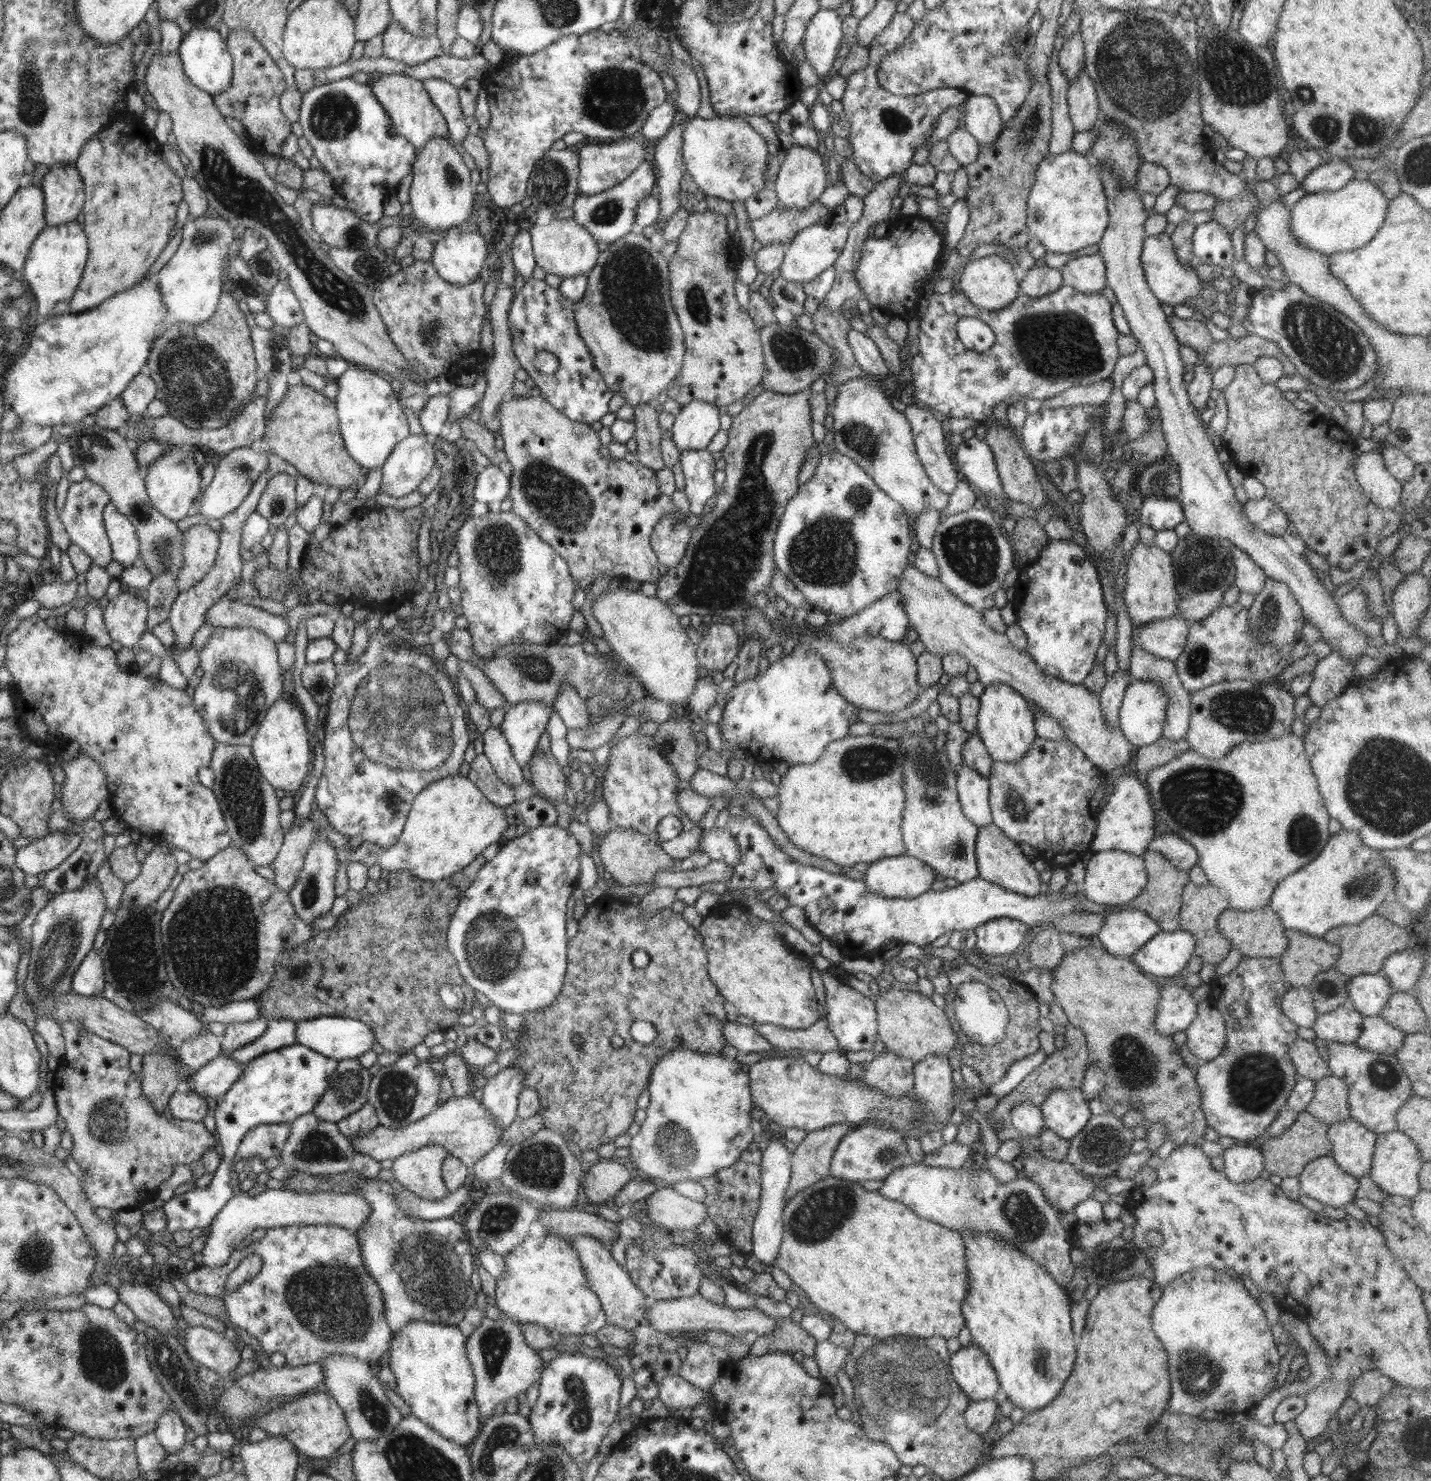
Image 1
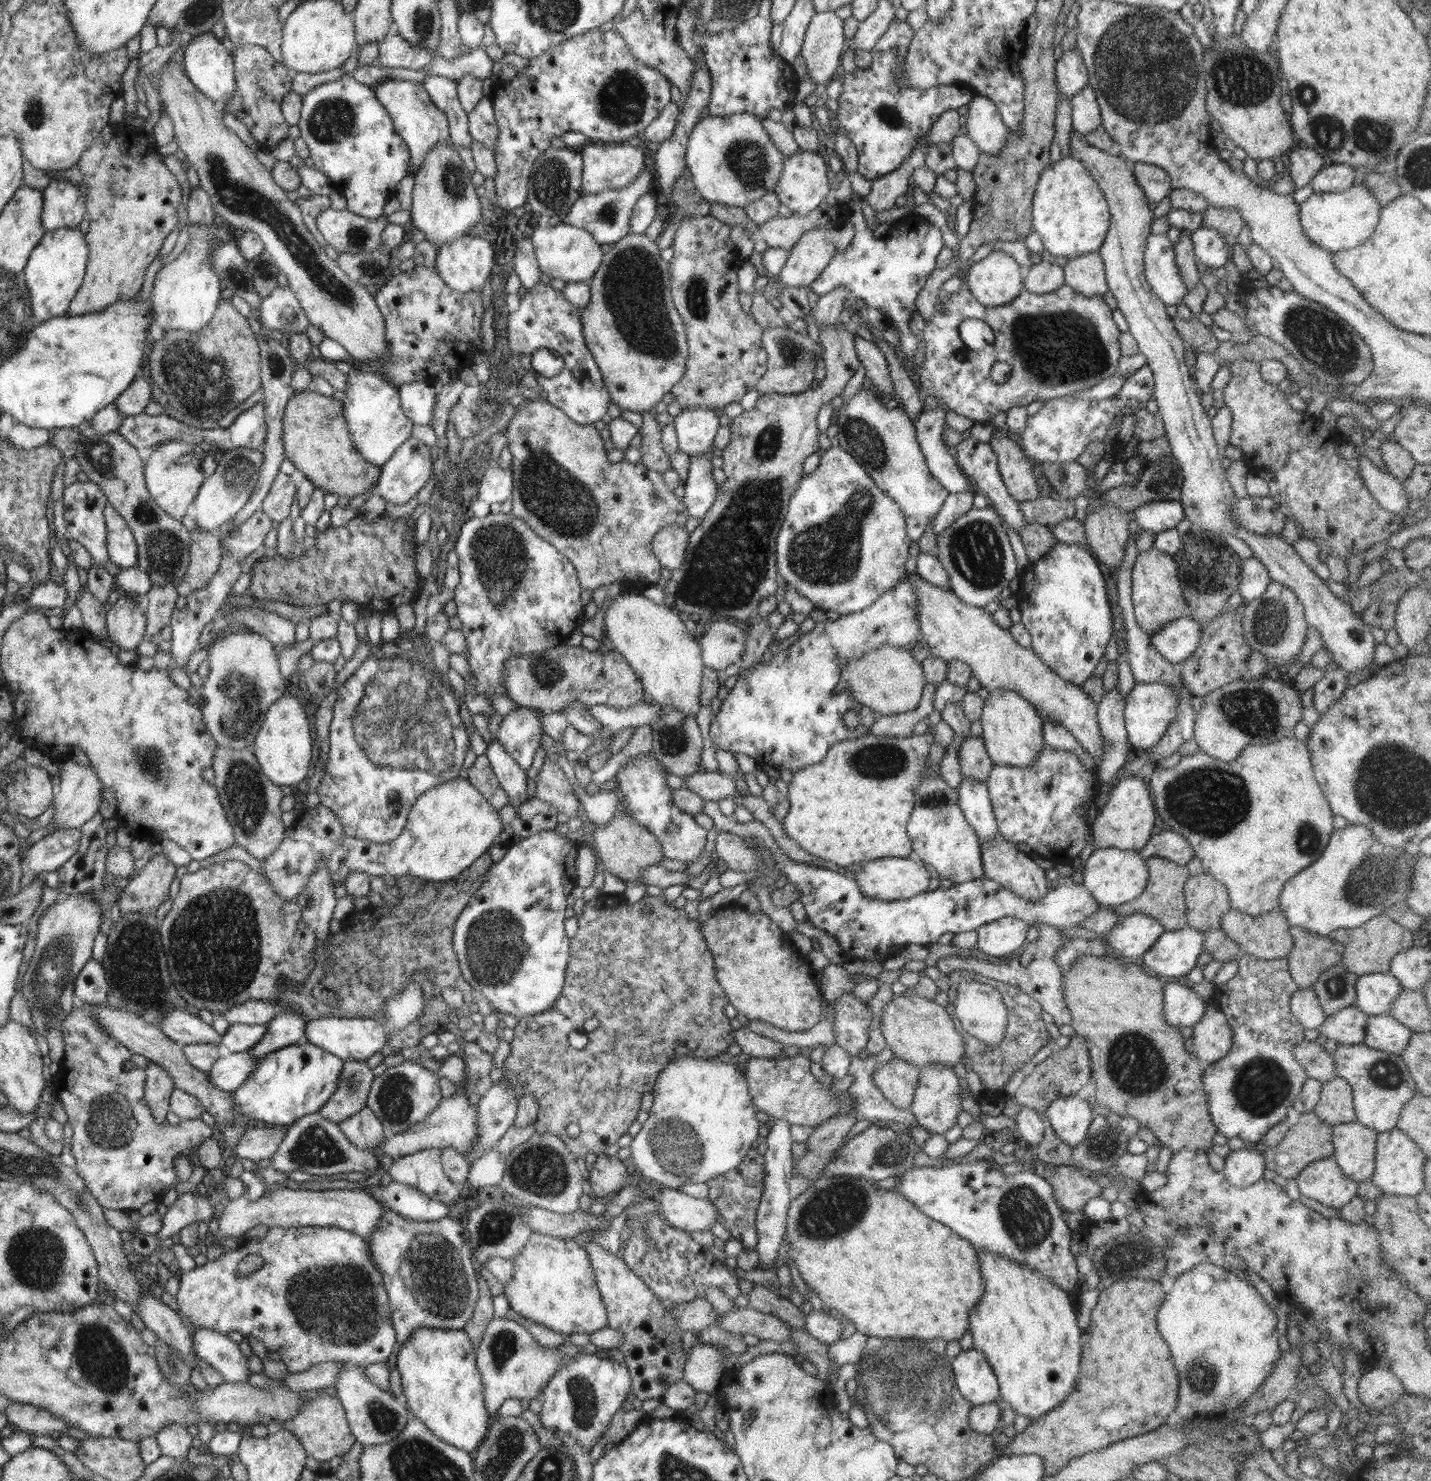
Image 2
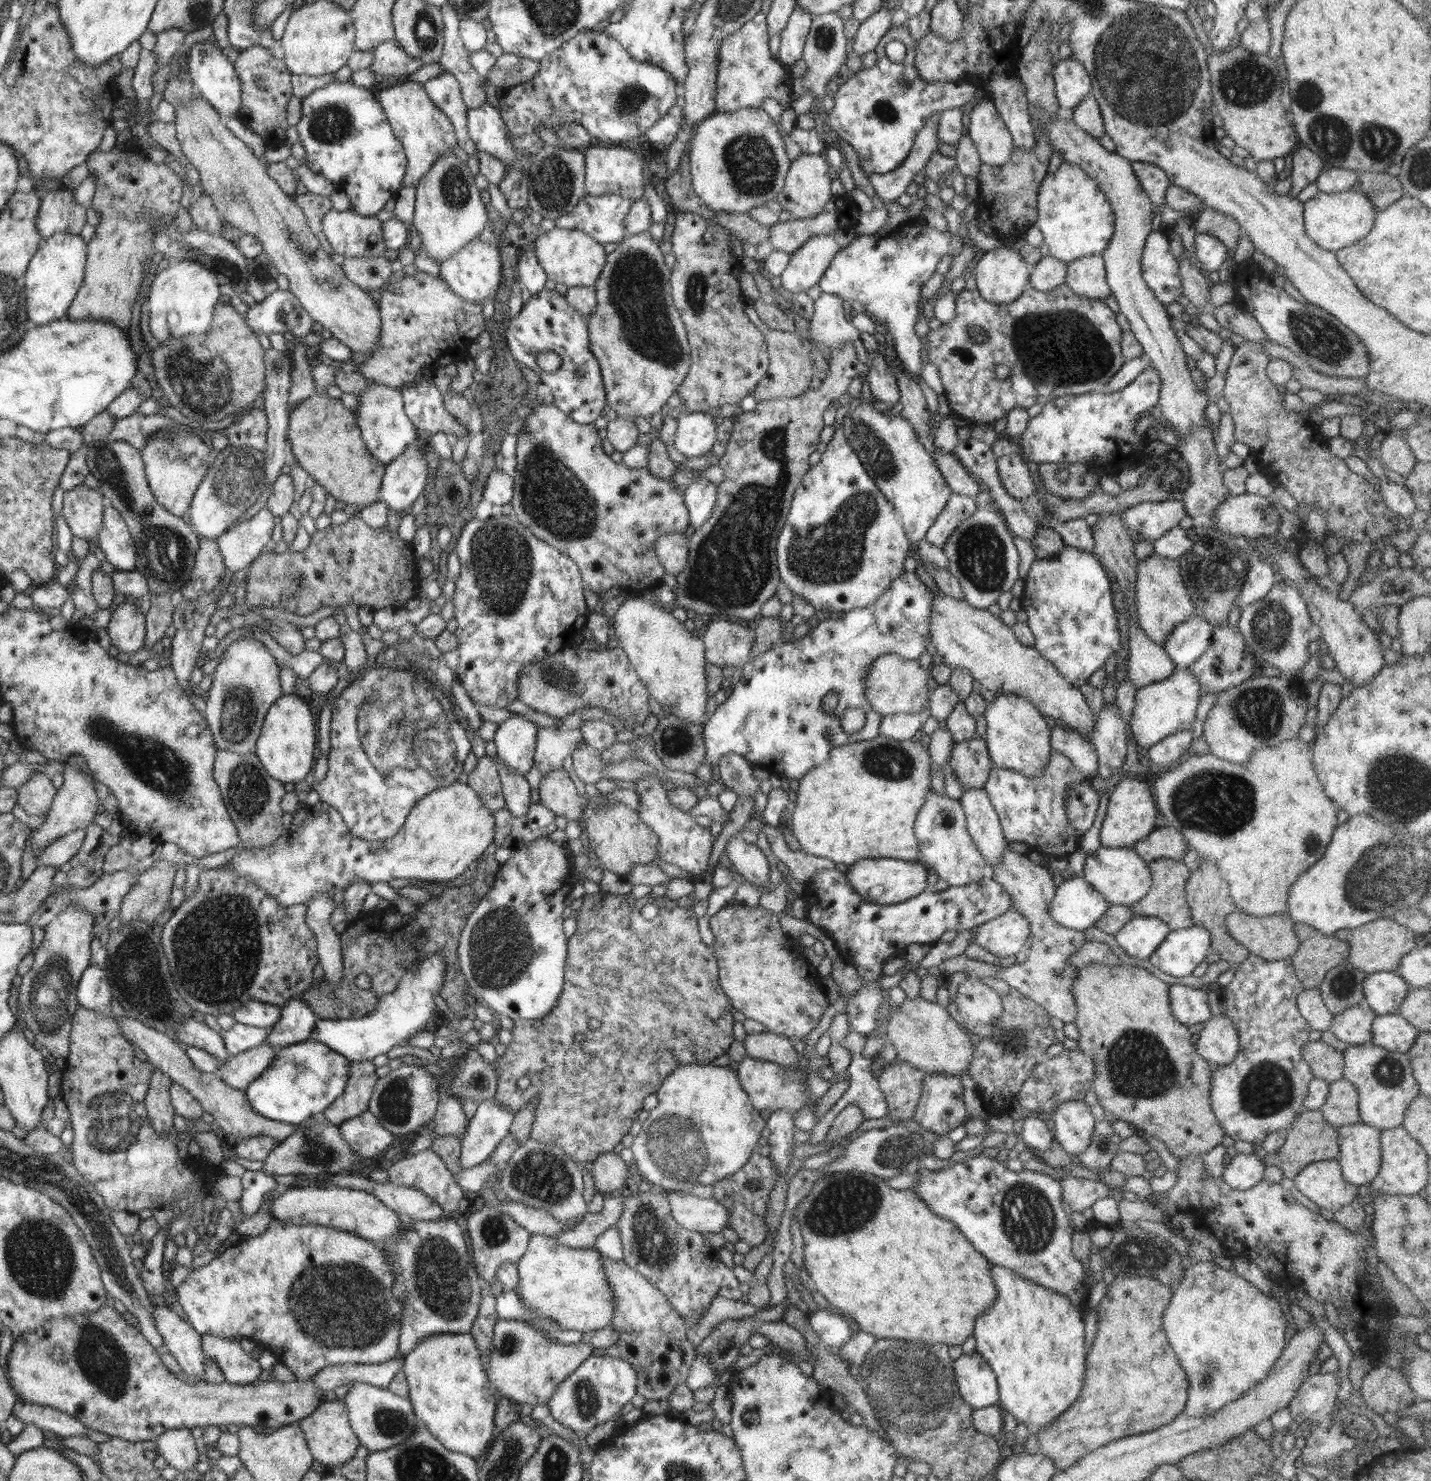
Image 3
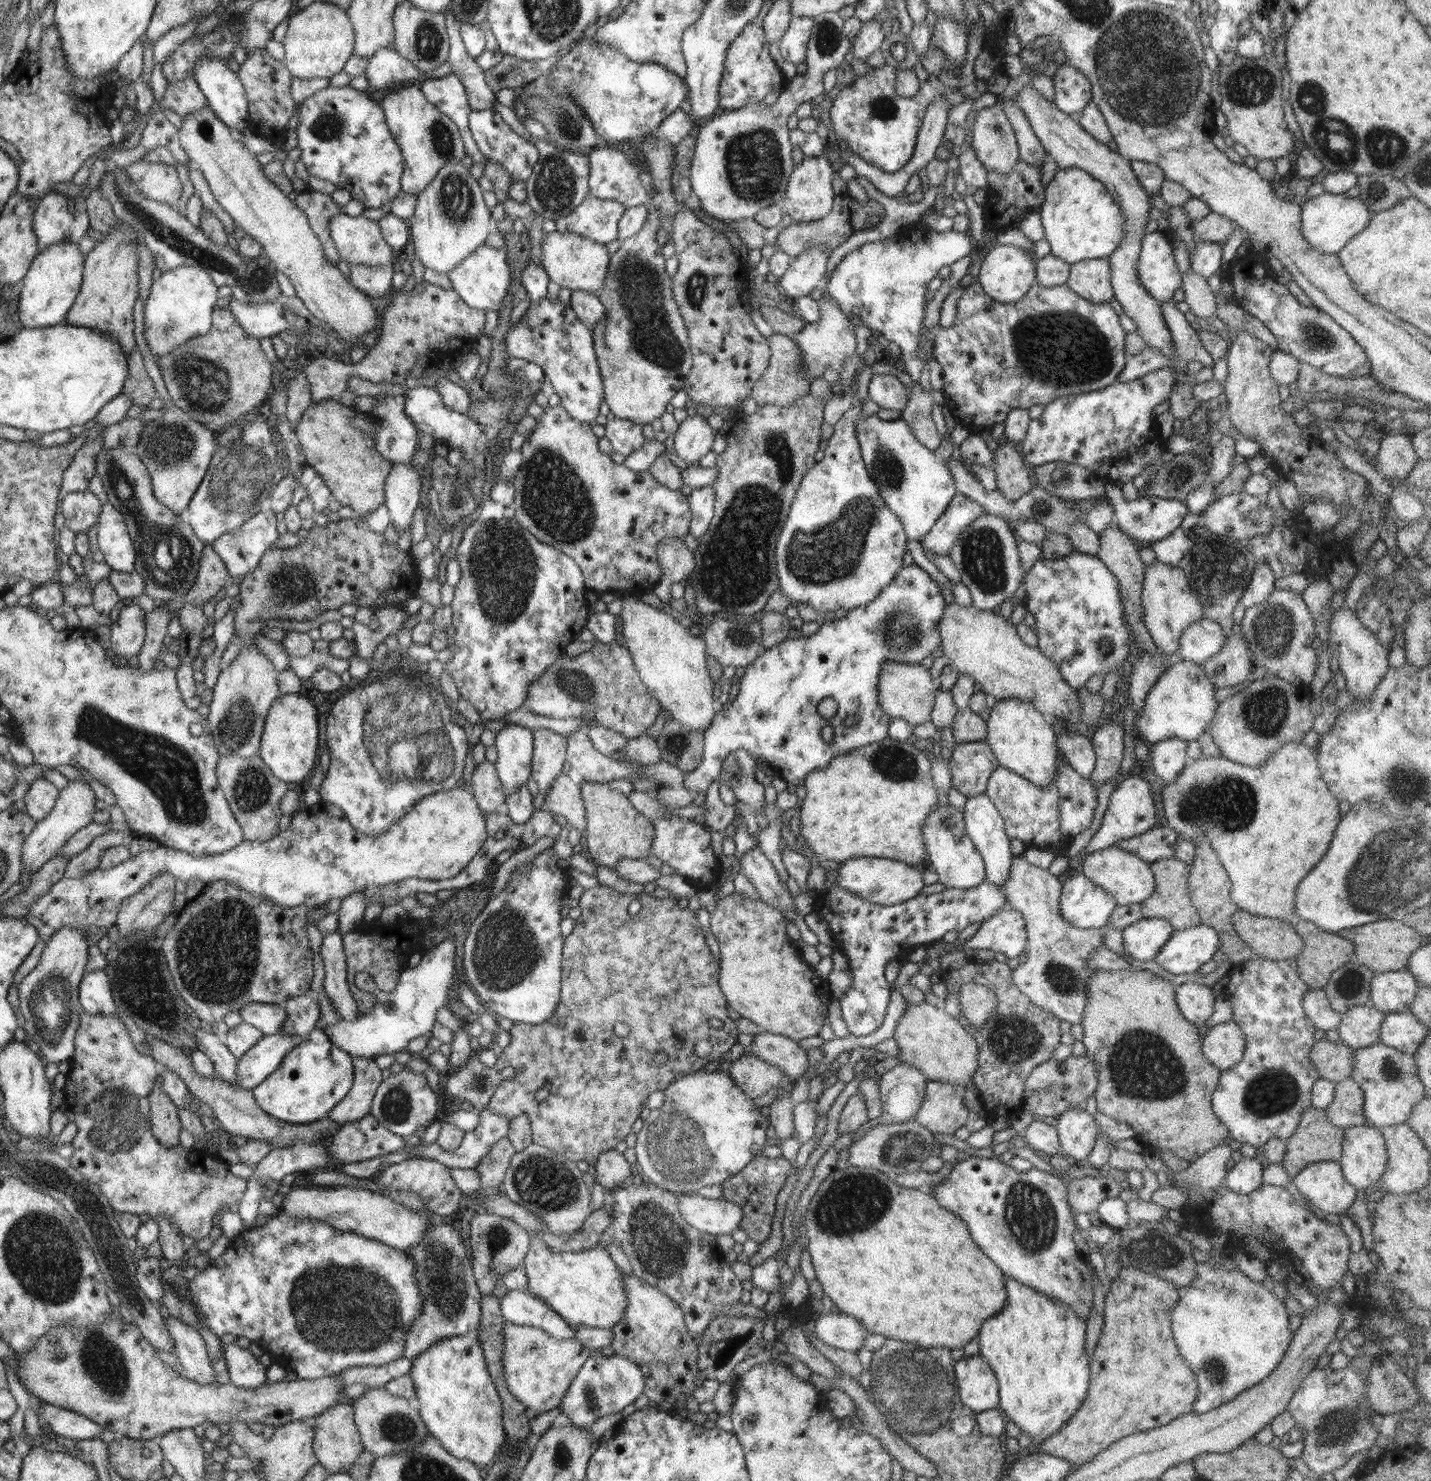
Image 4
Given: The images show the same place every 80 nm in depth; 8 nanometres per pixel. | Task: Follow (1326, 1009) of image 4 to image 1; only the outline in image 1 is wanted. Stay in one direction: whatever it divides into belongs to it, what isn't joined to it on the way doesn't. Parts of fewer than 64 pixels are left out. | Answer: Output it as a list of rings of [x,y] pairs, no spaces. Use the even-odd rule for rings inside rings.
[[[1305,987],[1285,991],[1280,1004],[1281,1011],[1298,1027],[1311,1028],[1319,1015],[1313,1005],[1312,993]]]

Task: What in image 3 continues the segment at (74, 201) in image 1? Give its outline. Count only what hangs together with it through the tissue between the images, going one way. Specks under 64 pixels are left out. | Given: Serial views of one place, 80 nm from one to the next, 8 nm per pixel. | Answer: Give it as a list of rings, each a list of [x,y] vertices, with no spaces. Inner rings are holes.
[[[68,188],[44,192],[36,215],[38,232],[43,240],[56,233],[80,235],[87,223],[85,212],[86,209],[74,199],[74,191]]]

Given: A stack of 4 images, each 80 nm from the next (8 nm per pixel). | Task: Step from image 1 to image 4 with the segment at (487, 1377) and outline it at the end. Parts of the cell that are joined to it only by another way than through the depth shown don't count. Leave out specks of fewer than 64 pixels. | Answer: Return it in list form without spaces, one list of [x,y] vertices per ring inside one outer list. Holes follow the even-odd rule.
[[[510,1322],[504,1324],[503,1335],[502,1368],[510,1393],[537,1415],[558,1407],[589,1357],[589,1348],[576,1339],[556,1340],[538,1328],[515,1326]]]

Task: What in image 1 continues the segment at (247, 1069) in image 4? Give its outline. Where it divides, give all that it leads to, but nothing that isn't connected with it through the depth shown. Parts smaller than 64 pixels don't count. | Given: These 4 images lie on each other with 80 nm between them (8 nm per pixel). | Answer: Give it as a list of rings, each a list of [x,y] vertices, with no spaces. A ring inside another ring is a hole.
[[[228,1052],[220,1053],[207,1065],[200,1067],[191,1074],[191,1077],[181,1086],[182,1089],[197,1093],[204,1098],[216,1096],[221,1098],[227,1090],[239,1079],[243,1066],[241,1062],[231,1058]]]

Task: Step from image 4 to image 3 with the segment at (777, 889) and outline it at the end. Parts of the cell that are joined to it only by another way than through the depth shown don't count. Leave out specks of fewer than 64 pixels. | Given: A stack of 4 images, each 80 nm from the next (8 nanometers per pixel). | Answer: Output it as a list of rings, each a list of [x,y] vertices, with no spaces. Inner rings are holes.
[[[734,835],[728,840],[724,854],[729,857],[736,872],[744,876],[746,881],[762,889],[762,892],[775,888],[768,883],[771,867],[758,846],[747,844],[740,835]]]

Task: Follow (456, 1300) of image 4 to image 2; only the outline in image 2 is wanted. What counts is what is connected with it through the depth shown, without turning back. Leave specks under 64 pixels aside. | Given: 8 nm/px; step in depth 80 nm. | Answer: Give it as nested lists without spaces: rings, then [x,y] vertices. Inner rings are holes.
[[[381,1204],[381,1209],[383,1215],[379,1227],[370,1235],[367,1243],[370,1246],[370,1255],[384,1279],[398,1346],[402,1346],[409,1334],[418,1328],[464,1329],[474,1314],[480,1295],[480,1276],[478,1270],[475,1270],[477,1265],[472,1256],[467,1230],[450,1216],[437,1221],[418,1222],[389,1209],[388,1205]]]

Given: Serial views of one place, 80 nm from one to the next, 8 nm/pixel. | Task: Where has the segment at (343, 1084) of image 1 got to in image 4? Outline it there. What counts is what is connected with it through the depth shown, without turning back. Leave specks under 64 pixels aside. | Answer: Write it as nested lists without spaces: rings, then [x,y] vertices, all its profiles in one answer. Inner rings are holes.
[[[356,1056],[353,1059],[353,1085],[344,1100],[338,1102],[328,1116],[338,1123],[360,1120],[371,1112],[371,1104],[382,1082],[382,1069],[374,1058]]]

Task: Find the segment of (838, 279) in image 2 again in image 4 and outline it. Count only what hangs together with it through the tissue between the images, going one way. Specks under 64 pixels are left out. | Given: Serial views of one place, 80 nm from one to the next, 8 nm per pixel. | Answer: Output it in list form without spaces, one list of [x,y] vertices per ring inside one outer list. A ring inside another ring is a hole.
[[[914,225],[903,230],[903,235],[892,236],[885,241],[868,242],[856,250],[846,254],[844,259],[835,267],[828,280],[828,293],[836,301],[838,308],[844,313],[859,318],[864,326],[872,329],[876,334],[885,337],[890,343],[896,344],[902,350],[902,369],[920,385],[920,371],[923,360],[918,356],[919,331],[924,328],[926,310],[926,292],[928,283],[934,279],[942,266],[950,266],[959,258],[972,255],[976,251],[972,240],[965,232],[946,231],[936,232],[925,225]]]

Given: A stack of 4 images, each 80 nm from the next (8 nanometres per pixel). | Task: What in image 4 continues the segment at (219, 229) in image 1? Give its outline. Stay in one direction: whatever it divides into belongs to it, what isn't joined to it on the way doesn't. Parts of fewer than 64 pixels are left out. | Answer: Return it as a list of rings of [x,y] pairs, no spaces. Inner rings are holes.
[[[179,266],[163,270],[151,284],[144,306],[144,333],[150,352],[158,368],[160,358],[170,354],[176,346],[184,346],[194,336],[204,336],[212,328],[212,314],[216,309],[218,287],[207,270],[199,266]]]

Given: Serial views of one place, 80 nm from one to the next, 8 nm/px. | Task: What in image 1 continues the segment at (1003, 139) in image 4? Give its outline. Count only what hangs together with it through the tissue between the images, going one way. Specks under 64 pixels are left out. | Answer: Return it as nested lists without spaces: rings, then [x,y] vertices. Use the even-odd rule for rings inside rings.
[[[969,94],[964,108],[965,129],[977,140],[978,146],[992,146],[1004,123],[996,101],[986,95]]]

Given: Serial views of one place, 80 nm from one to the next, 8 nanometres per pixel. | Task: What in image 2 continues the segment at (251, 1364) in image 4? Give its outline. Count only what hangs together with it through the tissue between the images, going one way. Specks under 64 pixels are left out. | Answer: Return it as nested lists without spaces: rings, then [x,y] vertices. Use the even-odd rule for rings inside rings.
[[[204,1328],[195,1329],[193,1330],[193,1349],[201,1362],[206,1361],[220,1373],[223,1382],[246,1382],[252,1376],[248,1371],[248,1359],[243,1355],[239,1344],[232,1341],[225,1334]]]

